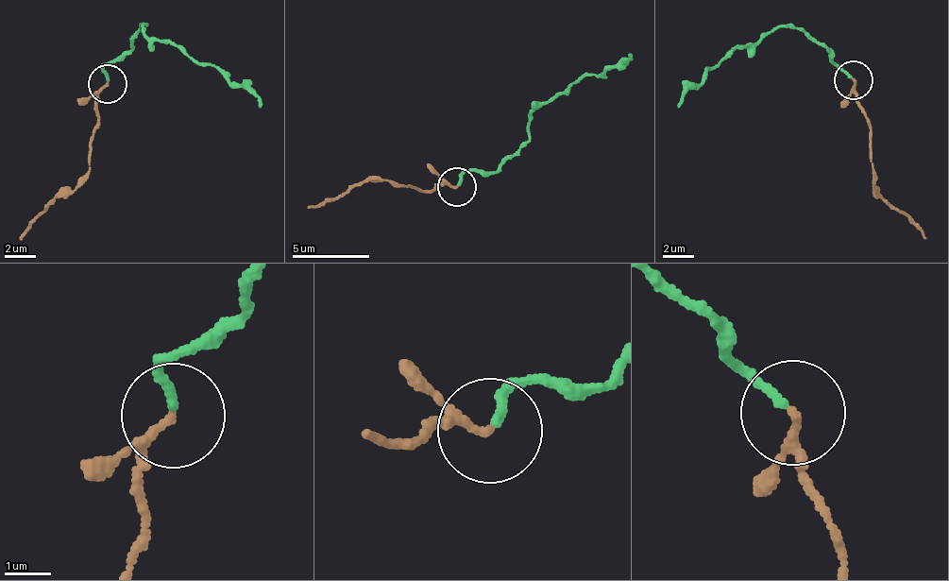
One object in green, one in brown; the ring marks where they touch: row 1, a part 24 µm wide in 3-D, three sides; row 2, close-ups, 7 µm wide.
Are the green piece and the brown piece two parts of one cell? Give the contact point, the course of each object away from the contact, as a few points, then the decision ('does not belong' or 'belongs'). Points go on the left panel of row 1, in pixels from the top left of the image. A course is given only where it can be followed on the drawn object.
place (108, 83); course green (108, 80), (106, 66), (128, 53), (142, 25), (147, 37), (213, 63), (261, 108); course brown (109, 84), (98, 96), (91, 172), (53, 196), (19, 238); belongs

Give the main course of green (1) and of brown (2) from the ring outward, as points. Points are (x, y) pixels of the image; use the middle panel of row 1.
1: (459, 184), (466, 171), (492, 171), (516, 150), (533, 108), (630, 53)
2: (457, 188), (407, 187), (363, 181), (307, 209)

